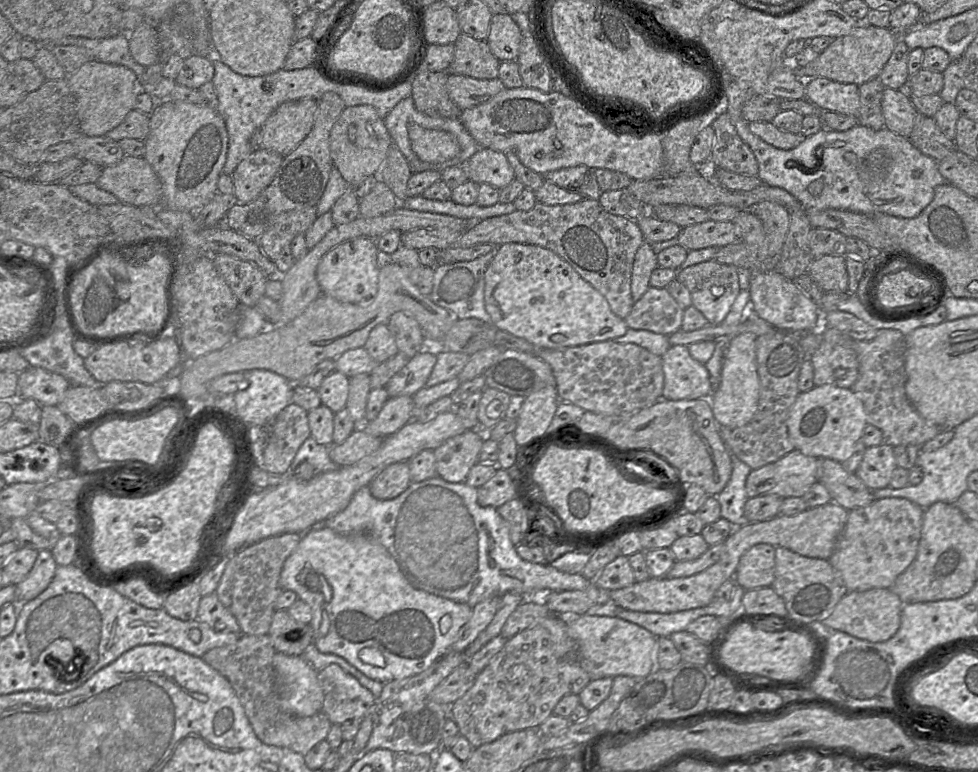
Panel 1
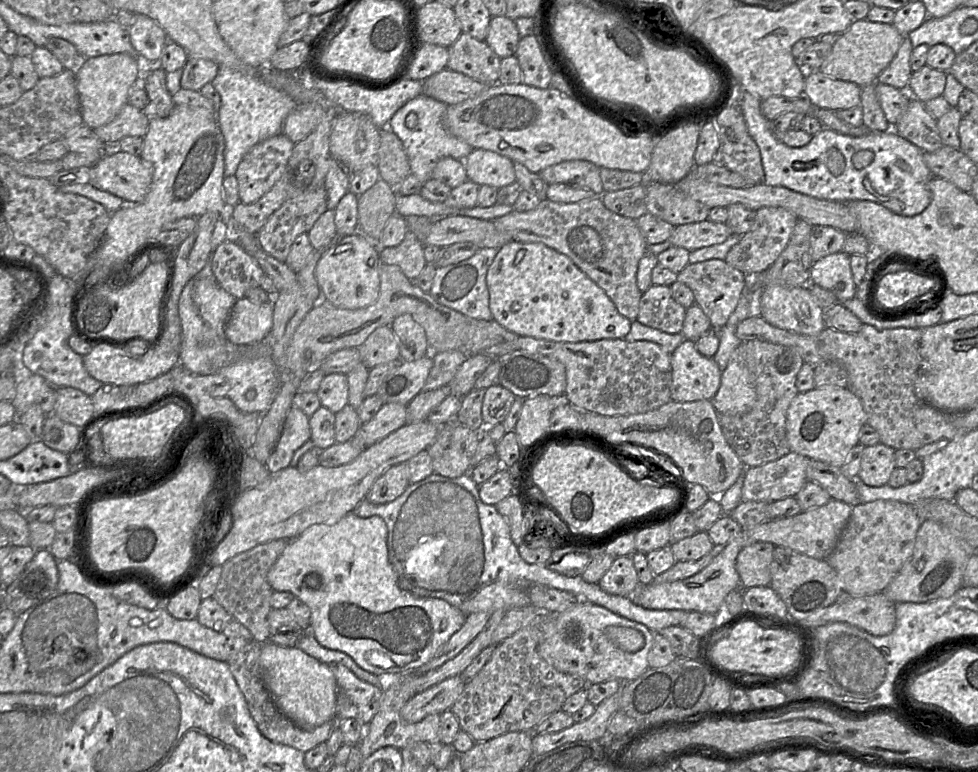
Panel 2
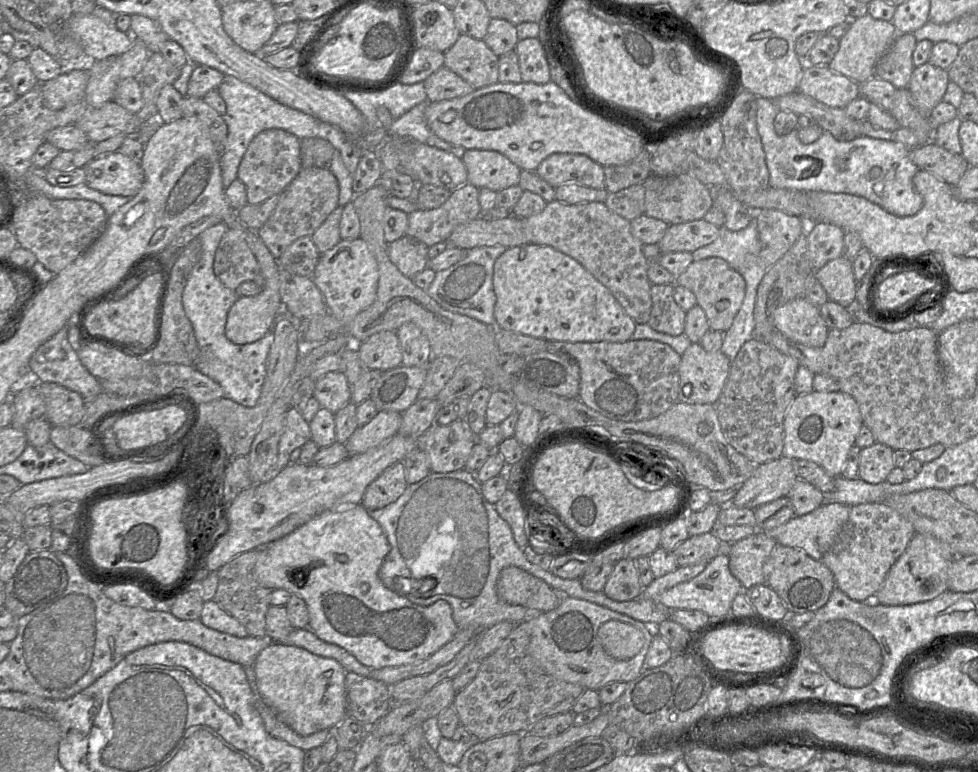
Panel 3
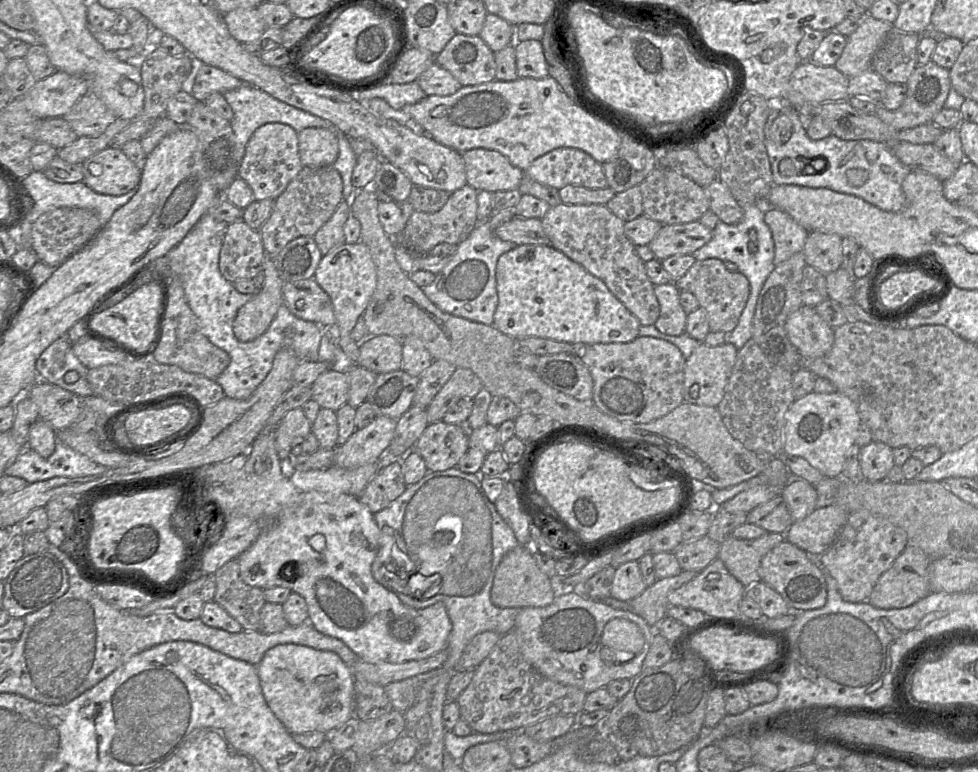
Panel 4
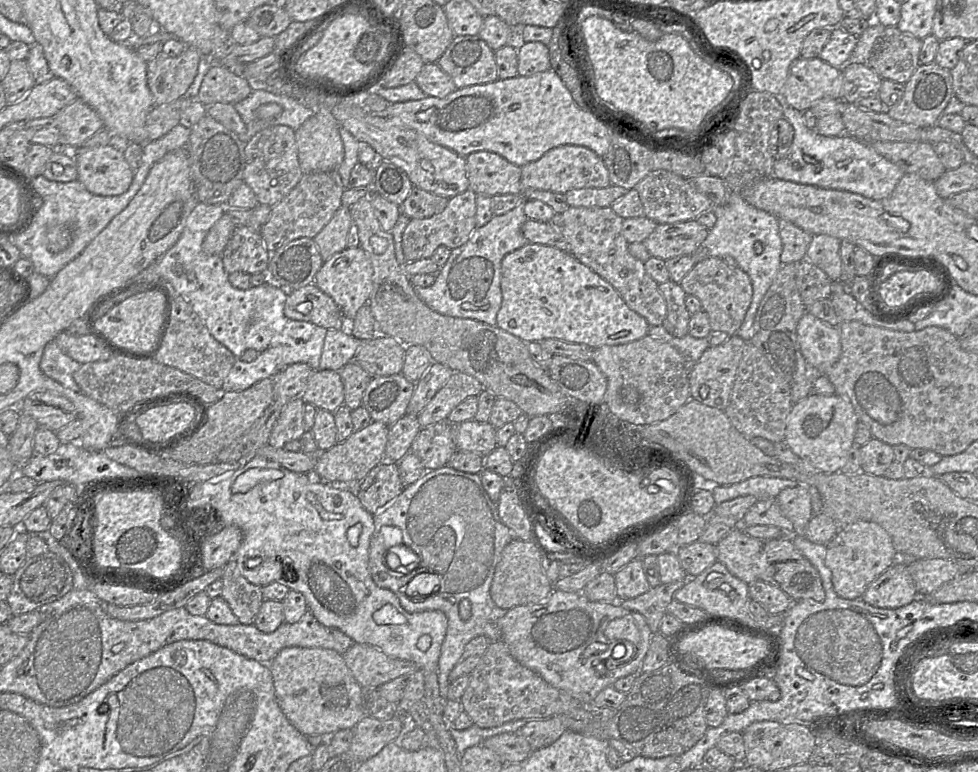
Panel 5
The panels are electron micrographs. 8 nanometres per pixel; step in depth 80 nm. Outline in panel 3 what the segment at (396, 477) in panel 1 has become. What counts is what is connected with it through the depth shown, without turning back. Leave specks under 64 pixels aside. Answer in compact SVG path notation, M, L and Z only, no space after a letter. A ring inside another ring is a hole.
M397 462L367 487L361 504L368 511L384 508L395 502L408 485L404 463Z

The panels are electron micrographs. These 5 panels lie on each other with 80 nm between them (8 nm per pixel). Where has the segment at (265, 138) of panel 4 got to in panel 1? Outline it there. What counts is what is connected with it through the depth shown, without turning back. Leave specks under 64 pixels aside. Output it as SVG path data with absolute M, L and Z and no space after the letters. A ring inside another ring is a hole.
M258 149L241 161L231 174L236 202L246 204L256 199L273 181L283 158L275 151Z

